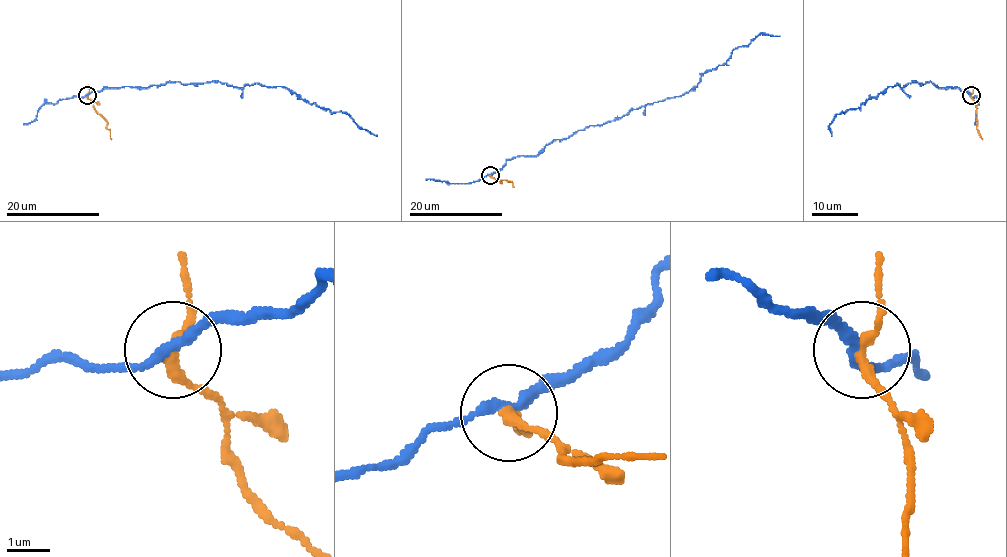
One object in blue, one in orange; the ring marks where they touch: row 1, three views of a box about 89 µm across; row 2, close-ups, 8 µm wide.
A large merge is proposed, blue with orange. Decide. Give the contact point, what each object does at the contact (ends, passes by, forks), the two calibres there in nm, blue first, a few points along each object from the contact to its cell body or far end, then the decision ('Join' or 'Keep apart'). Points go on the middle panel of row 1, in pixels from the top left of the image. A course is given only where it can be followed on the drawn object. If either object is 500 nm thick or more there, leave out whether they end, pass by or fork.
Place: (490, 175). At the ring blue passes by. At the ring orange passes by. Thickness 240 nm (blue) against 240 nm. Course of blue: (489, 175), (507, 160), (536, 155), (579, 130), (684, 94), (734, 49), (761, 33), (779, 36). Course of orange: (489, 175), (496, 181), (510, 181), (514, 187). Keep apart

